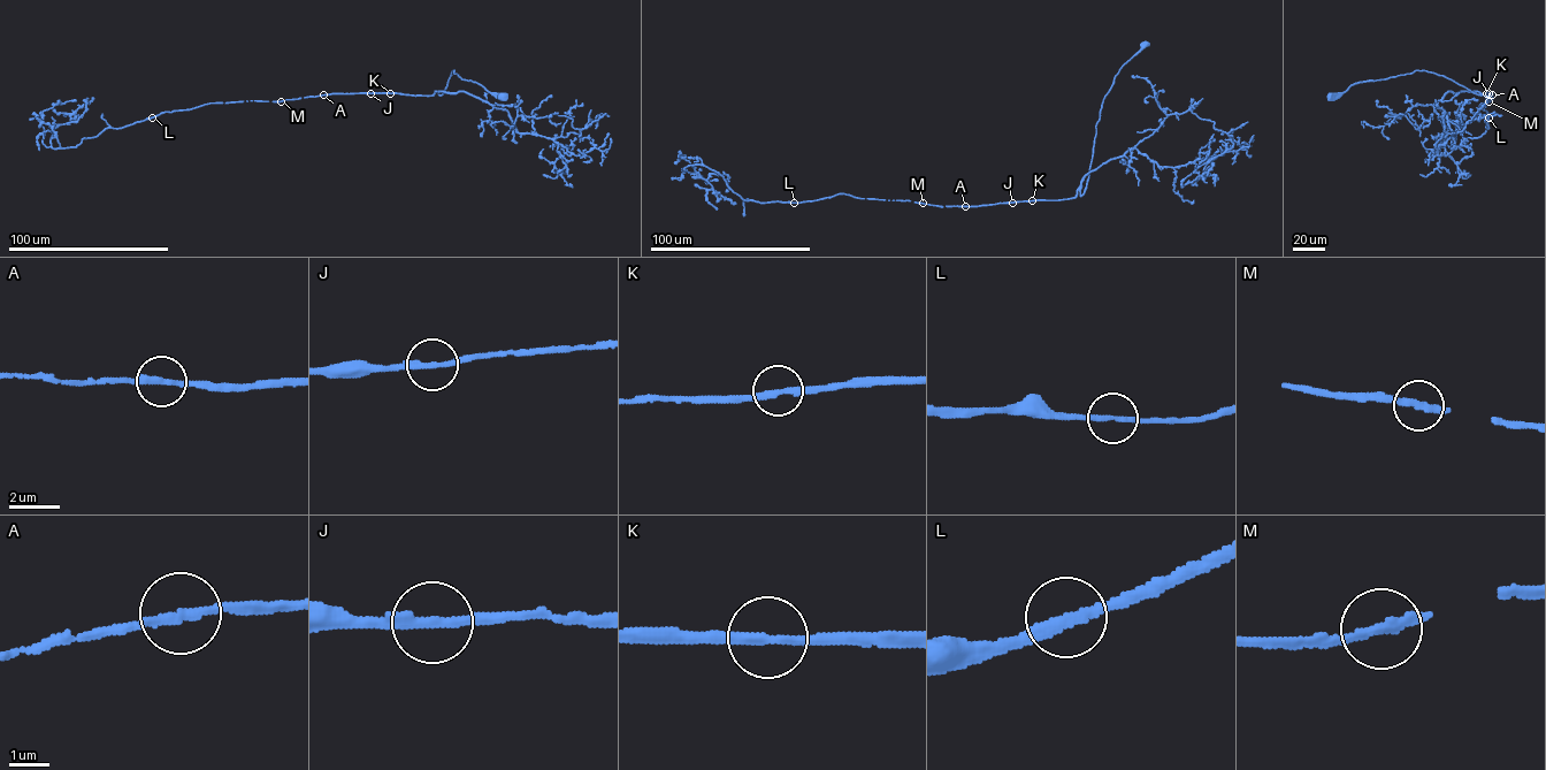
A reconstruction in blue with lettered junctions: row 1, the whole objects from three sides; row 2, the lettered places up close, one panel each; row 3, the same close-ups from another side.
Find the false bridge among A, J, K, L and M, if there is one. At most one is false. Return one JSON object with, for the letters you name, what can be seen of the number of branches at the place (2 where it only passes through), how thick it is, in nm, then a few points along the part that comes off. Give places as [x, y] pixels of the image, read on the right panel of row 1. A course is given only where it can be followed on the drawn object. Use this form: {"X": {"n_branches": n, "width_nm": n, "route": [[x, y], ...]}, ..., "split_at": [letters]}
{"split_at": []}

